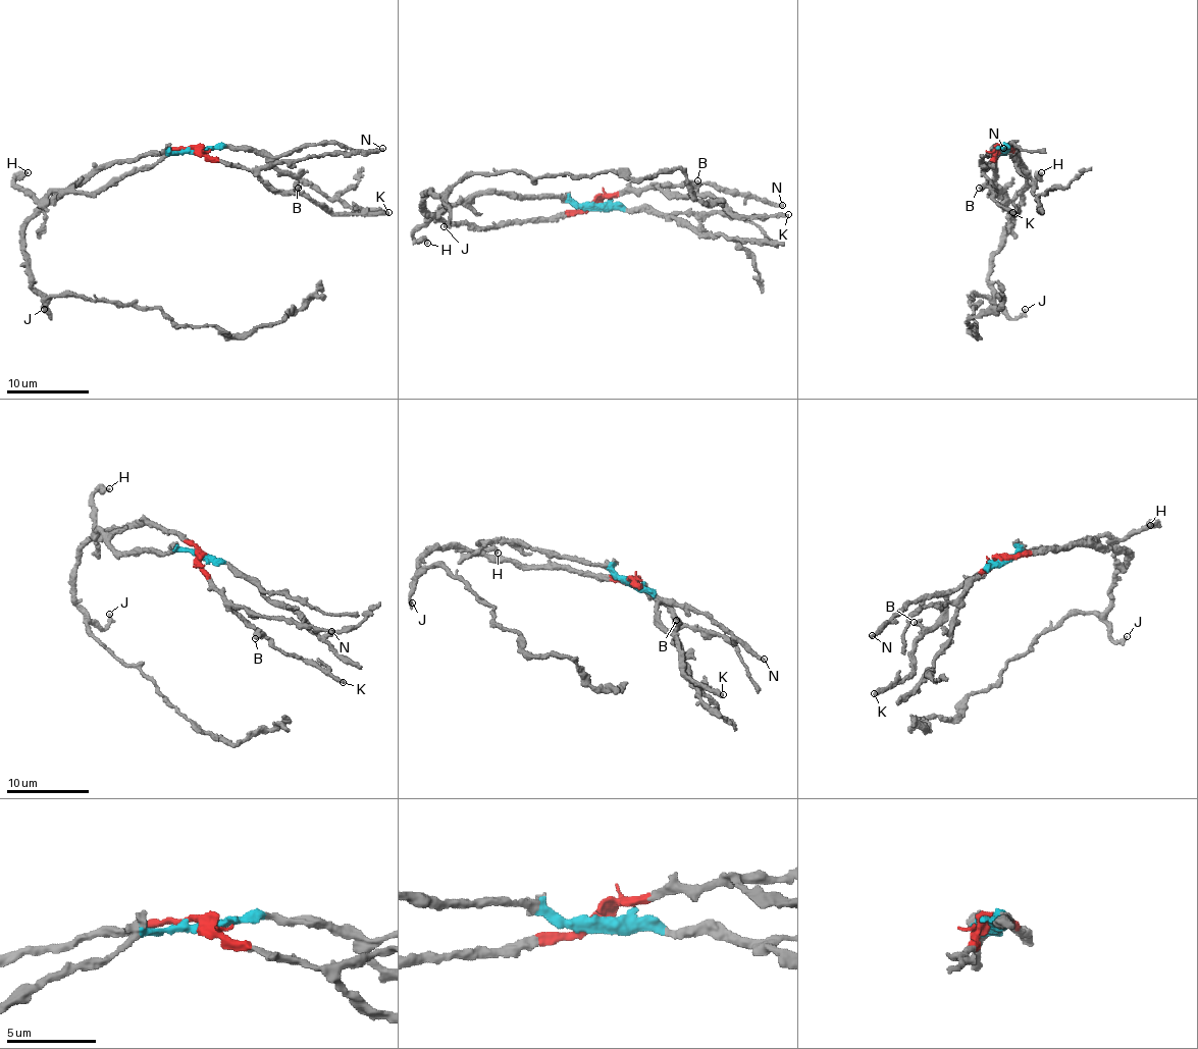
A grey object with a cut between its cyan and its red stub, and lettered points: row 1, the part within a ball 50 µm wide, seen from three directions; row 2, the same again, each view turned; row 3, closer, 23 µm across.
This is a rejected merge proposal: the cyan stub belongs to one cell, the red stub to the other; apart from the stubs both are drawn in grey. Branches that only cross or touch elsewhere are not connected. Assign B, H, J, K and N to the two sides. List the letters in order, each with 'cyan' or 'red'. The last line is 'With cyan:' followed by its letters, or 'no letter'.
B: red
H: cyan
J: red
K: red
N: red
With cyan: H

